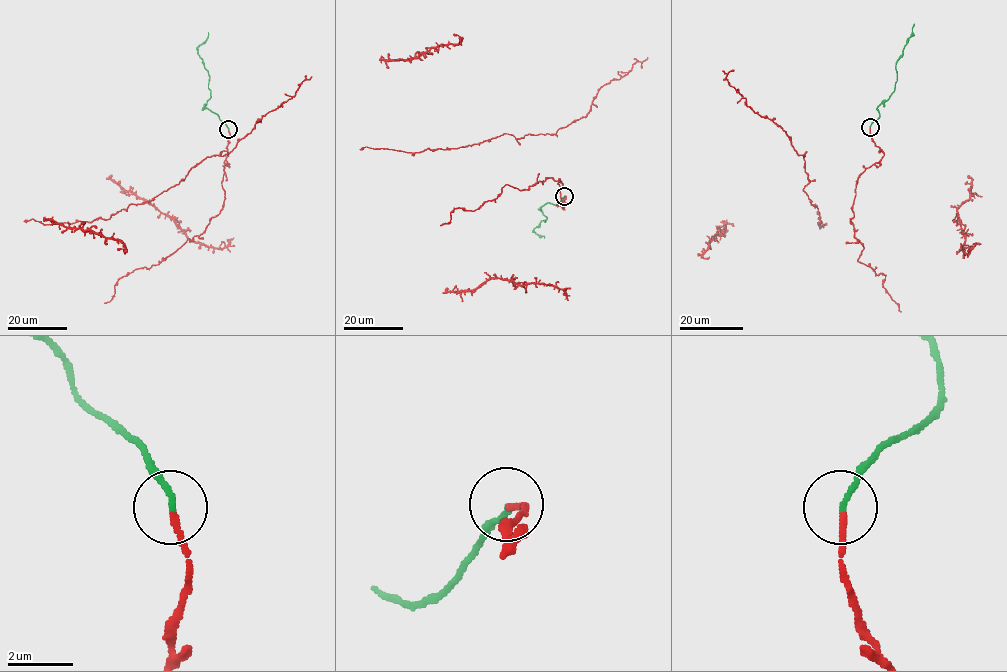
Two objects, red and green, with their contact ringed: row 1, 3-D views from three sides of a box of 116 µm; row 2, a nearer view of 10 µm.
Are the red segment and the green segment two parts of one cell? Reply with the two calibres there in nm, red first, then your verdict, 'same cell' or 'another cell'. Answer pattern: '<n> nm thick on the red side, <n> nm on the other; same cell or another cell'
180 nm thick on the red side, 170 nm on the other; same cell

